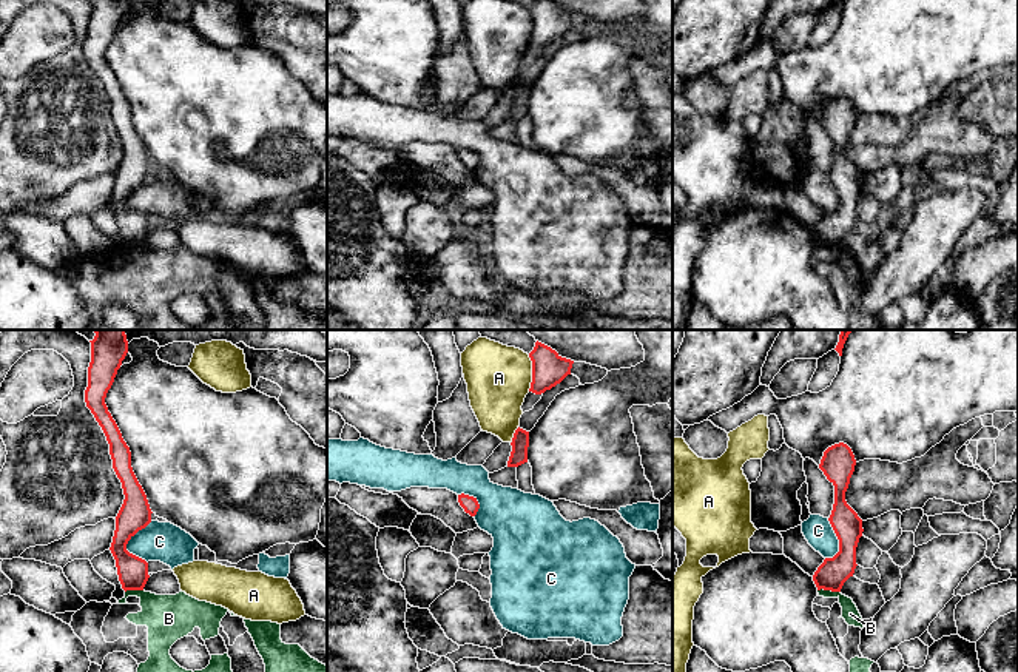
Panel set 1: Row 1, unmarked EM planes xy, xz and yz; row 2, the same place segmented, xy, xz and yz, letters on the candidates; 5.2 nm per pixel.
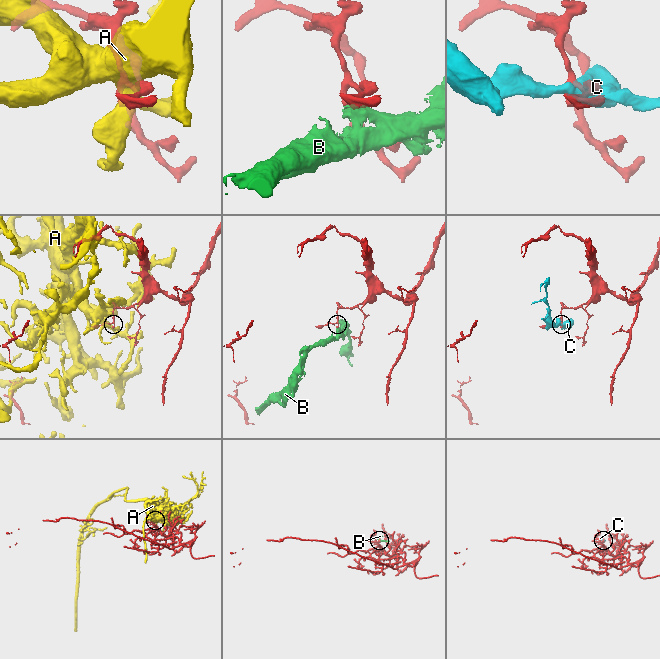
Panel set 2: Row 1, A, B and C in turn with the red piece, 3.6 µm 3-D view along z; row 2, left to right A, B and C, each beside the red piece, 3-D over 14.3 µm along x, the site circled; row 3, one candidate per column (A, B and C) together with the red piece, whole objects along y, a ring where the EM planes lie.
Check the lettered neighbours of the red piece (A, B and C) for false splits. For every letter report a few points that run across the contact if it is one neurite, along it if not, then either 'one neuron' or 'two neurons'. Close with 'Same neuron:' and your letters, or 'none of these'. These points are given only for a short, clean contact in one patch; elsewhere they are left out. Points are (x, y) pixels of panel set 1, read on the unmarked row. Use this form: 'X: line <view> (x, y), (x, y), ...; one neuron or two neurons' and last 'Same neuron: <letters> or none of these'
A: two neurons
B: line yz (818, 244), (839, 247); two neurons
C: line xy (151, 176), (127, 199), (130, 207), (147, 218); two neurons
Same neuron: none of these

